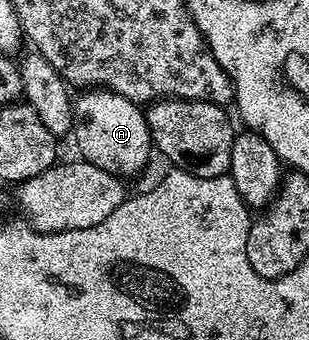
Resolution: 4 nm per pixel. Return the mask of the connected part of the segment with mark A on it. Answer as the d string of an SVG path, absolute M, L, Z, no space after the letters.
M84 89L75 96L72 112L76 147L80 150L79 158L83 160L83 162L98 165L98 169L106 169L112 175L129 177L128 175L138 174L144 167L144 159L148 159L151 155L154 155L152 134L146 125L141 104L131 103L129 99L113 91Z

